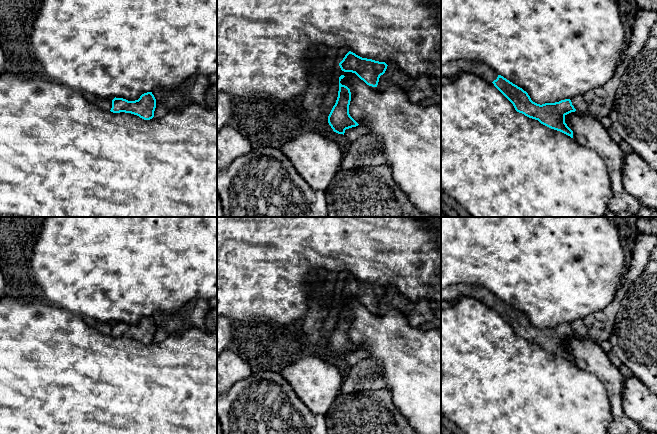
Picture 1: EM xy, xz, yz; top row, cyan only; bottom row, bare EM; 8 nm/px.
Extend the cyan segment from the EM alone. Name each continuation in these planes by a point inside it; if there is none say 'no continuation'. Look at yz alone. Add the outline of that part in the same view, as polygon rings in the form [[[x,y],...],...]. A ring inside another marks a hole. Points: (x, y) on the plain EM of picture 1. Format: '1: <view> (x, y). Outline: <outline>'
1: yz (450, 293). Outline: [[[459,283],[441,289],[441,301],[454,301],[463,296],[473,297],[489,306],[497,303],[498,297],[487,288],[480,285]]]

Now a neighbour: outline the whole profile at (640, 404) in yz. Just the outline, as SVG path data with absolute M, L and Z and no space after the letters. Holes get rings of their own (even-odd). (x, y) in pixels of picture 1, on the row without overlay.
M636 376L625 378L624 412L645 431L657 434L657 394Z

